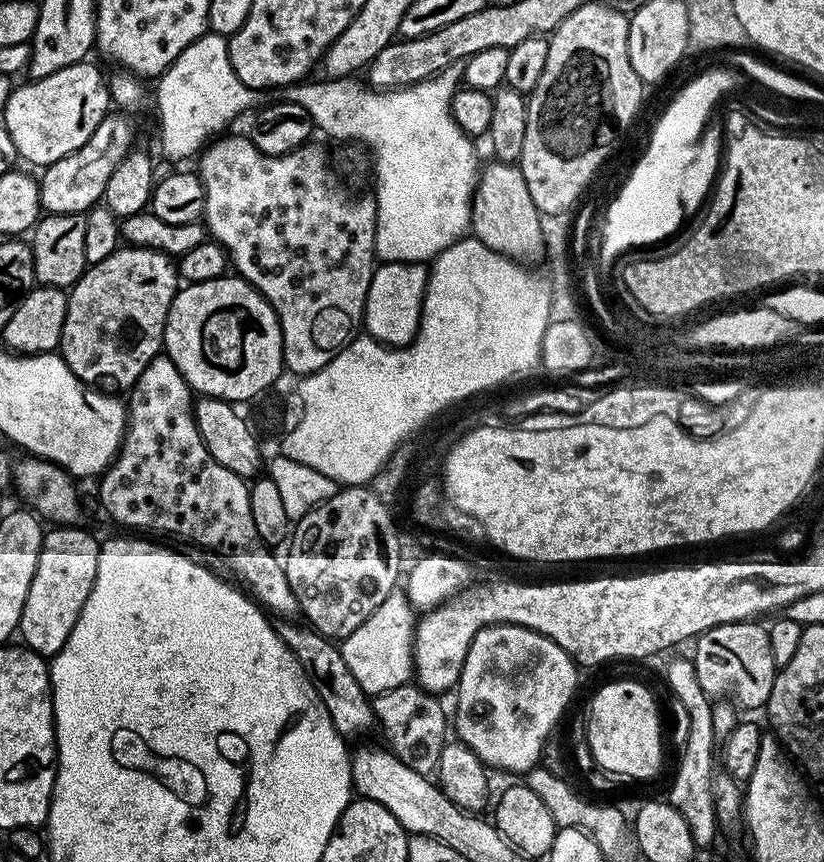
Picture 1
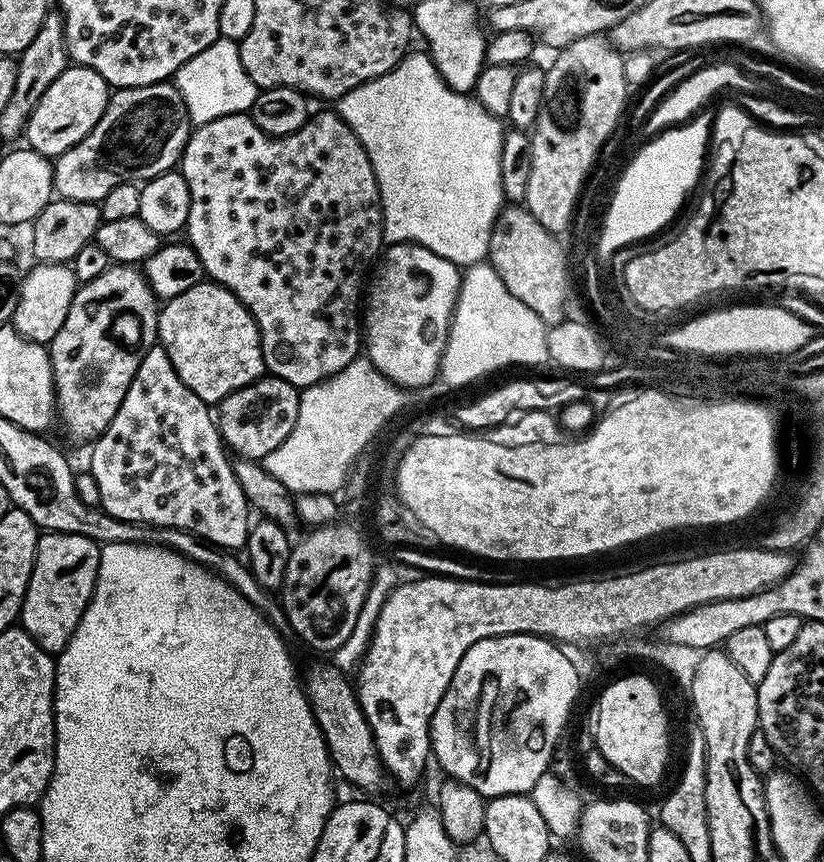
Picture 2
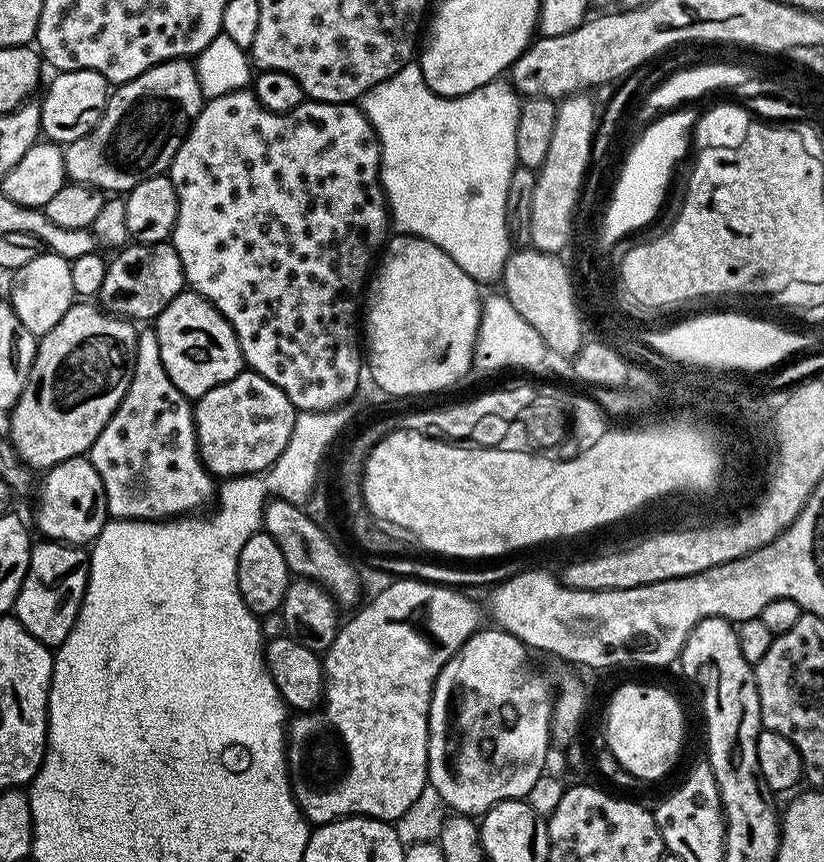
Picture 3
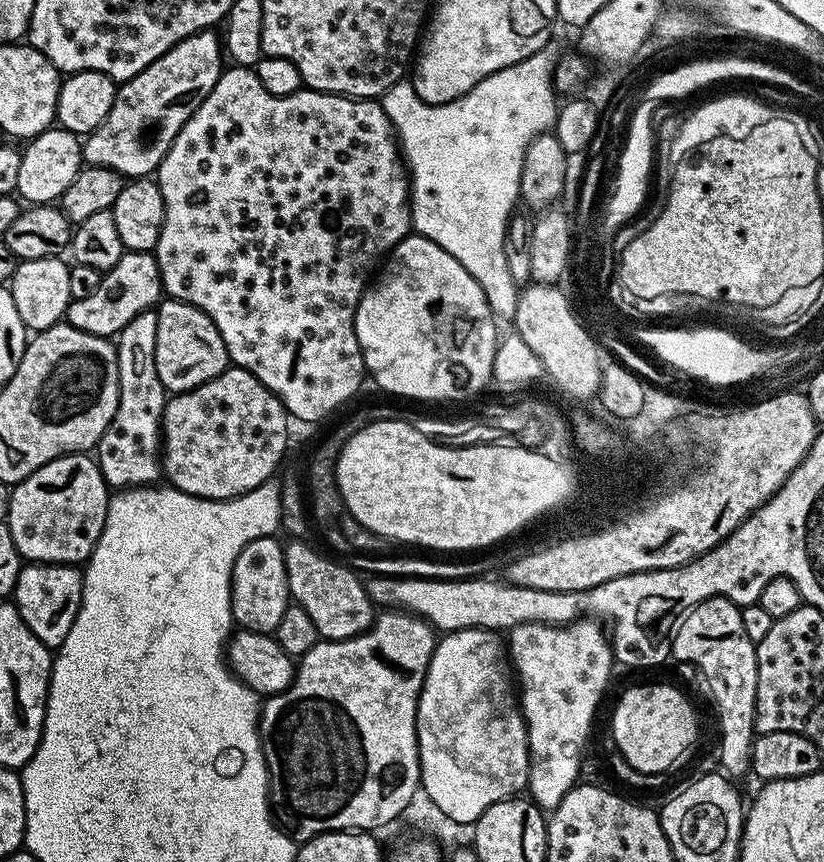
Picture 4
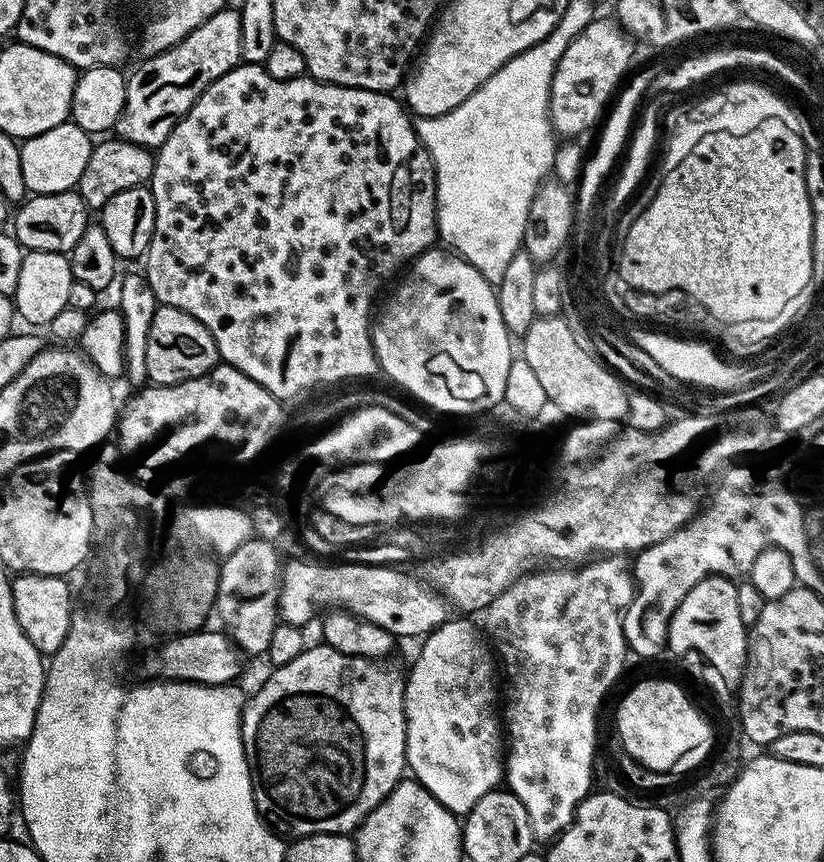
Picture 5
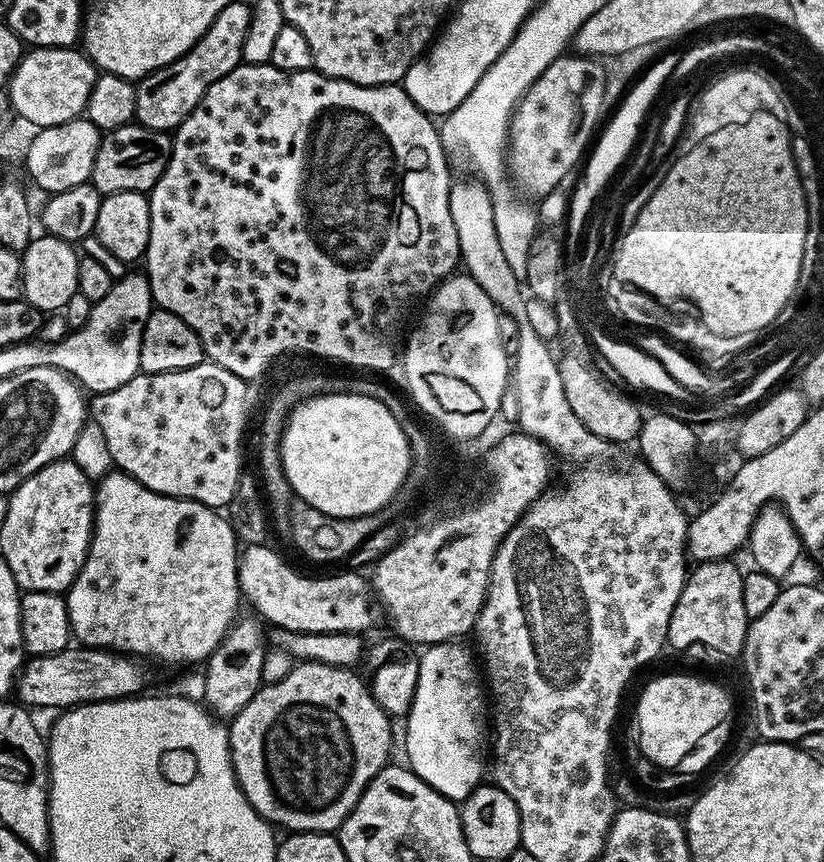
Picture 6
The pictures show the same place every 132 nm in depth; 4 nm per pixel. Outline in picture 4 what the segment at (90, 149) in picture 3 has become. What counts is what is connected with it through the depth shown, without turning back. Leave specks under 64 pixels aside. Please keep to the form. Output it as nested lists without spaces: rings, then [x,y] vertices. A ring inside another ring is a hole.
[[[212,30],[194,34],[166,50],[162,58],[117,87],[110,114],[83,141],[83,163],[109,168],[125,178],[151,177],[182,126],[218,82],[225,64],[221,37]]]

